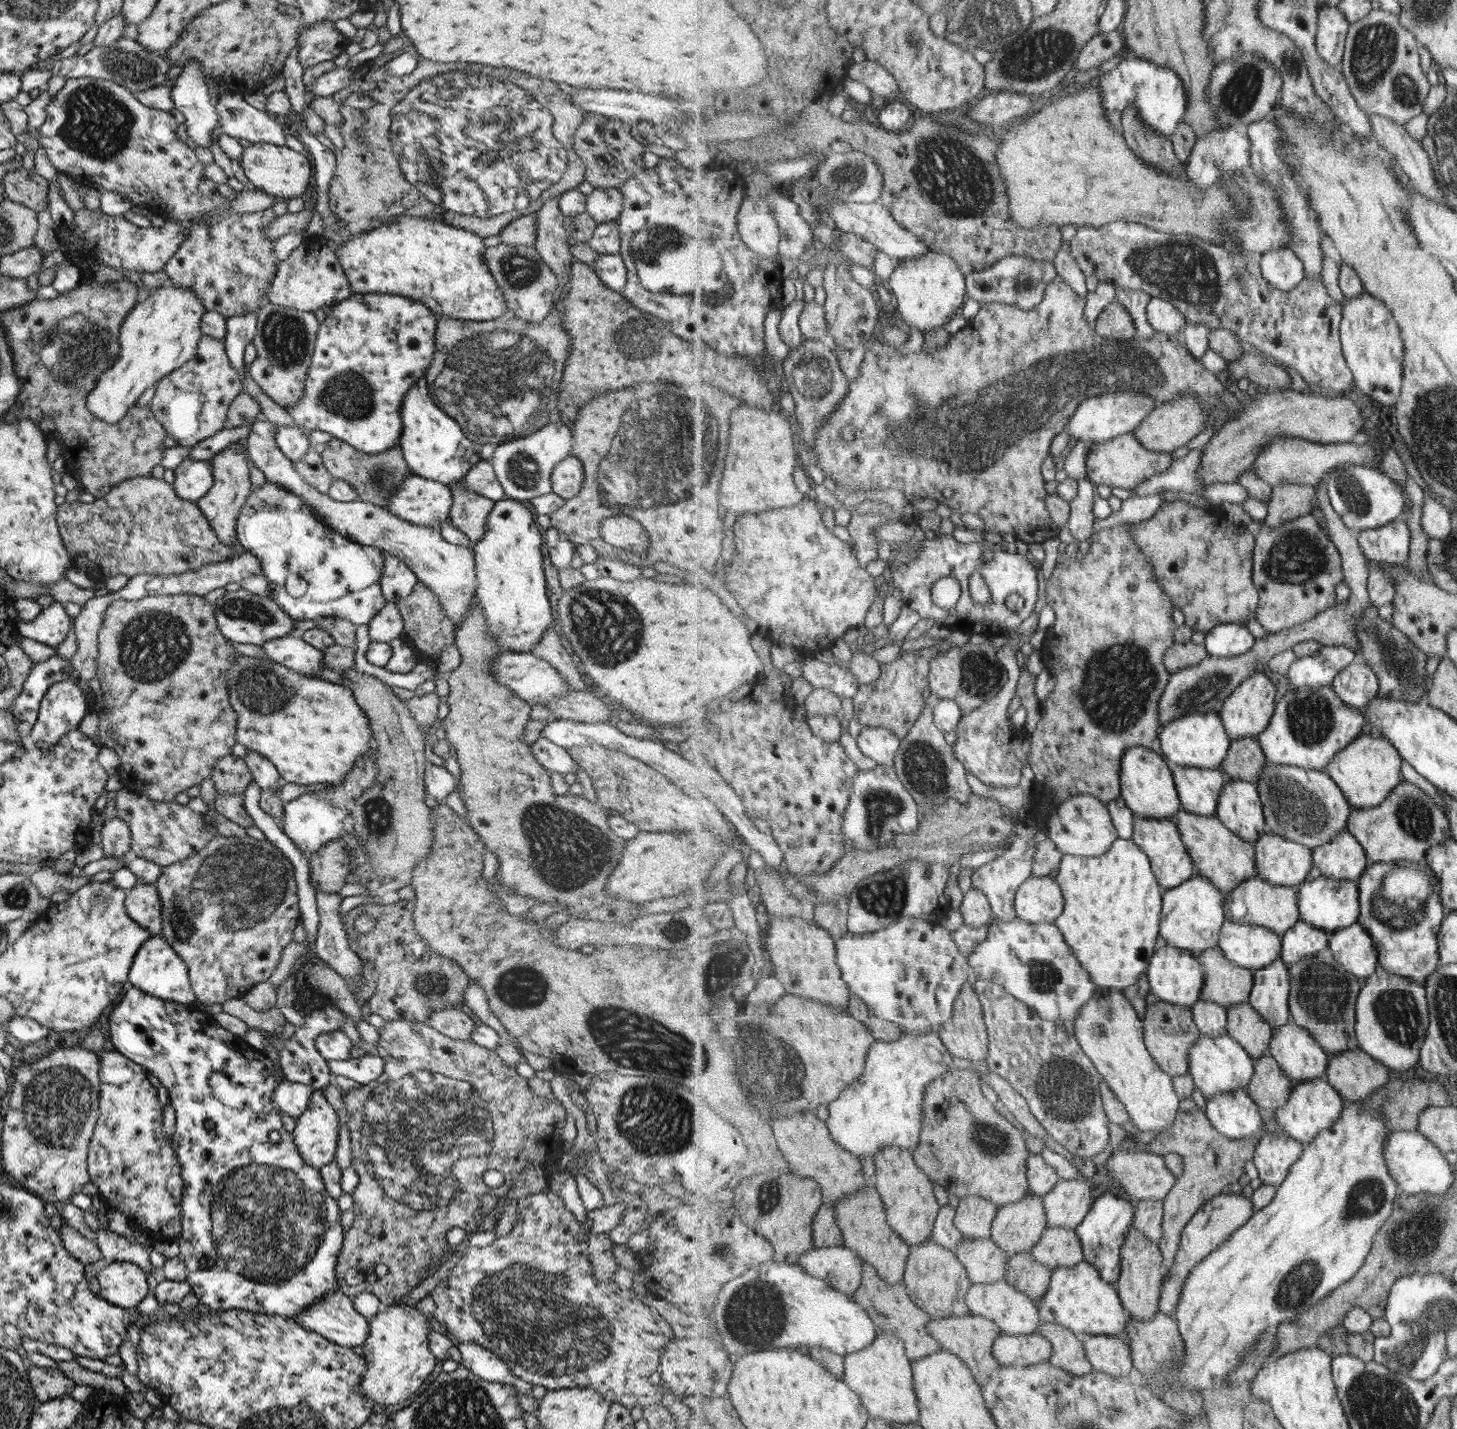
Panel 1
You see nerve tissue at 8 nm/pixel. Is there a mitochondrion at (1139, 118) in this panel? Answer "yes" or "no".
no

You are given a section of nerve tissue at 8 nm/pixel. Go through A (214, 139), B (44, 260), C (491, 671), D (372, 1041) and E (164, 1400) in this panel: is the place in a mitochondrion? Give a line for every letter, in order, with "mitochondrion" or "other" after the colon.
A: other
B: other
C: other
D: other
E: other

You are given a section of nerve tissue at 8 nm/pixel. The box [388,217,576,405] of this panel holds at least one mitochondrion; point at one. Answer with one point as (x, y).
(521, 271)

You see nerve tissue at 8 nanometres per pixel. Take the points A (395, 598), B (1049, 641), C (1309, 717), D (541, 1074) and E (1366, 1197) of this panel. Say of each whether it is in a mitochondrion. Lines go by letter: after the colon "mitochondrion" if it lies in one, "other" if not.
A: other
B: other
C: mitochondrion
D: other
E: mitochondrion

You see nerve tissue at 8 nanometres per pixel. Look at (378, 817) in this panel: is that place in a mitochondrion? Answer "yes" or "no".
yes

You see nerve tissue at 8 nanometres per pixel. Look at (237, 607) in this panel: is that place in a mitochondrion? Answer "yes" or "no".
yes

